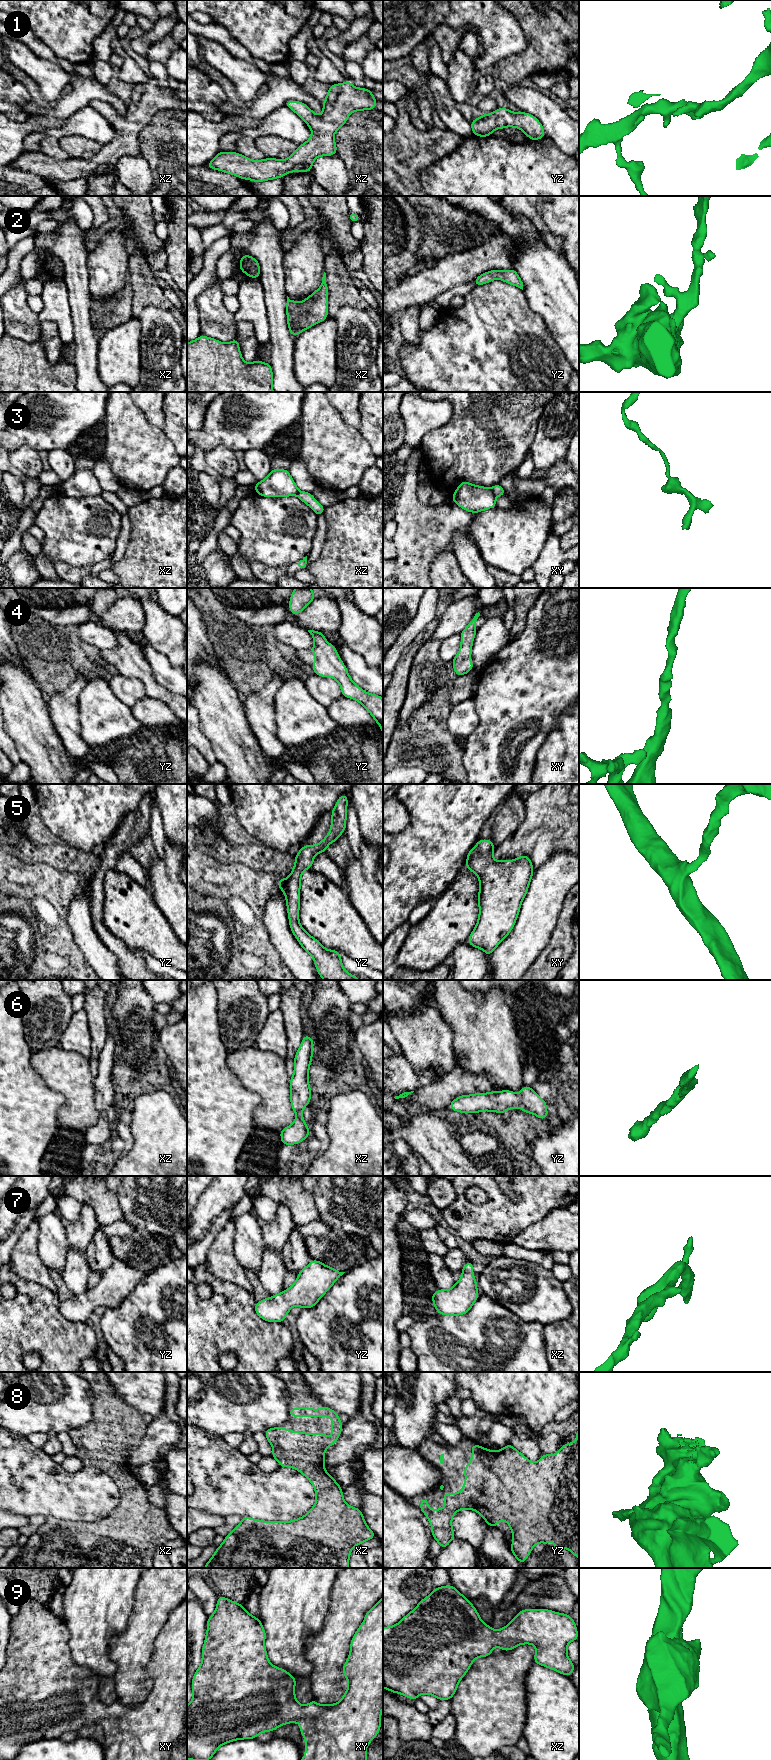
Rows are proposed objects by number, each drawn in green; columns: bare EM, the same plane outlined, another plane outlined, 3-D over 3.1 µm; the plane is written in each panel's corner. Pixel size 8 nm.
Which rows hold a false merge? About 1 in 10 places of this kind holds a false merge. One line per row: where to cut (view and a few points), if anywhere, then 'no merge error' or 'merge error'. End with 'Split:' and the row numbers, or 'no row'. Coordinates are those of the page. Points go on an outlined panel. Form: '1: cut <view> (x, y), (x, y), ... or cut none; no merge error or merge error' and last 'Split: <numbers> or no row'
1: cut none; no merge error
2: cut none; no merge error
3: cut xy (491, 489), (495, 496); merge error
4: cut none; no merge error
5: cut none; no merge error
6: cut none; no merge error
7: cut none; no merge error
8: cut none; no merge error
9: cut none; no merge error
Split: 3

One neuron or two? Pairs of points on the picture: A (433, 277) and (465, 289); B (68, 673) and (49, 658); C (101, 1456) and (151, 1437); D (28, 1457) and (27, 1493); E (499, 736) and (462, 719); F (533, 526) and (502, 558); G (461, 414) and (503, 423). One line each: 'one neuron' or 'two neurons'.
A: two neurons
B: one neuron
C: two neurons
D: one neuron
E: two neurons
F: one neuron
G: one neuron

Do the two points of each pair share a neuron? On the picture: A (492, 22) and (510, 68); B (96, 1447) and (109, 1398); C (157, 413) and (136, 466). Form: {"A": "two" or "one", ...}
{"A": "two", "B": "one", "C": "two"}

